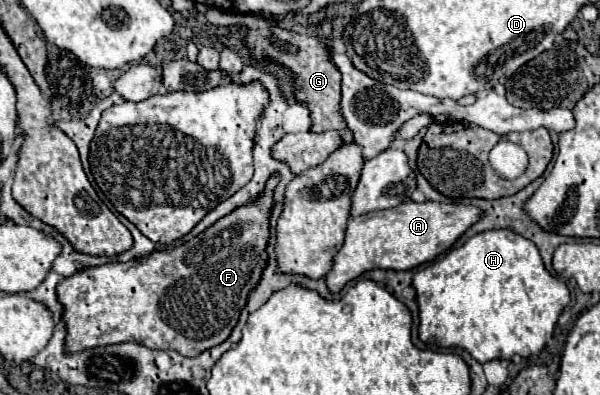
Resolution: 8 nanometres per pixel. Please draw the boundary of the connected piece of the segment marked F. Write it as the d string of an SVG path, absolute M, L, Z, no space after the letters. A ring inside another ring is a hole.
M271 176L261 198L221 218L191 242L173 246L171 250L155 250L135 262L111 262L85 268L69 278L63 278L55 290L57 300L63 306L61 318L65 322L65 350L73 354L95 346L139 342L147 348L177 350L183 356L197 356L227 340L249 292L259 284L261 272L267 264L265 244L269 238L269 210L273 206L271 196L277 180L277 176Z

